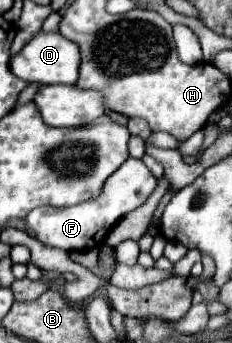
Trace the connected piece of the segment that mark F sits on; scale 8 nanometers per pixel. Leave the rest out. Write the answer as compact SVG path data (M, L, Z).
M127 158L127 162L123 162L123 166L115 174L111 174L111 178L107 178L99 198L91 198L91 202L83 202L69 208L51 208L51 206L35 208L31 214L27 214L25 222L35 232L35 238L45 246L61 248L67 252L89 250L87 246L101 244L107 232L125 214L139 208L151 196L155 186L157 186L157 178L149 172L149 168L137 158Z

